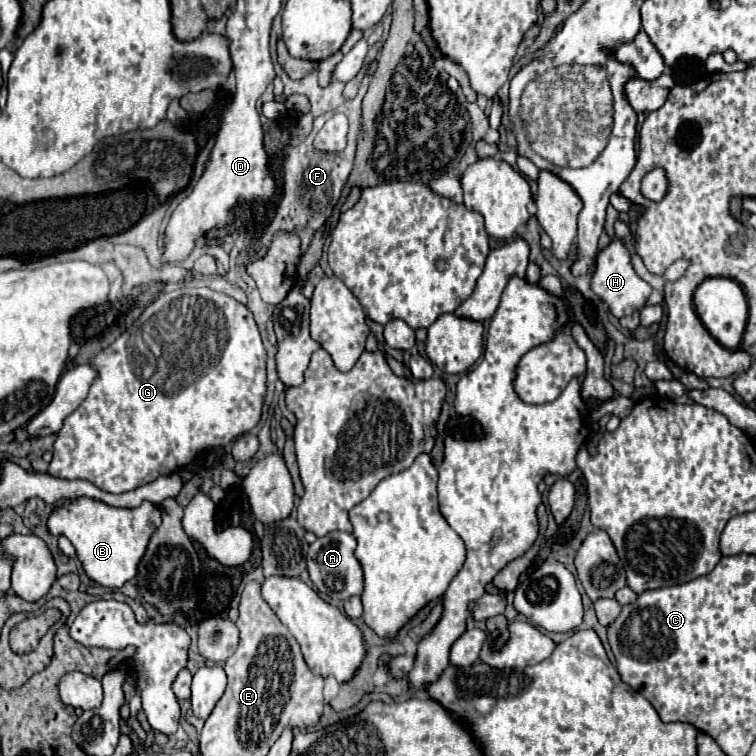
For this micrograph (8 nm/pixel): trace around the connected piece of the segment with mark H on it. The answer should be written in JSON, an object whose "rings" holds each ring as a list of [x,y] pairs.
{"rings":[[[616,221],[614,223],[614,239],[610,241],[610,245],[598,253],[598,261],[596,261],[596,271],[592,277],[592,291],[610,307],[614,317],[626,317],[632,315],[636,309],[642,309],[646,299],[652,293],[652,287],[640,279],[636,275],[636,271],[632,269],[630,263],[630,253],[634,251],[634,235],[630,235],[630,229],[624,221]]]}

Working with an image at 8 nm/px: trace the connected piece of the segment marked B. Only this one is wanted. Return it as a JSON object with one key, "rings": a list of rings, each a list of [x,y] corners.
{"rings":[[[86,497],[72,499],[48,521],[50,531],[54,531],[56,535],[66,535],[70,539],[84,567],[84,573],[92,581],[108,589],[120,589],[126,581],[136,577],[140,559],[158,525],[160,509],[152,503],[142,503],[134,509],[116,509]]]}

